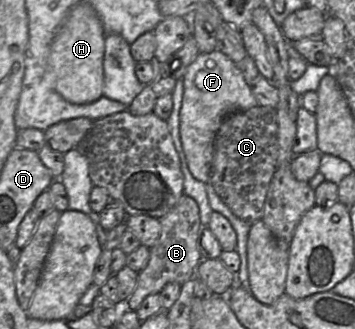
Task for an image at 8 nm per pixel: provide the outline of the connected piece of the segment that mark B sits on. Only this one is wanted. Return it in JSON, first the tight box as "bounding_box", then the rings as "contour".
{"bounding_box":[125,194,202,311],"contour":[[[183,194],[176,205],[158,220],[161,225],[160,236],[155,245],[149,249],[148,262],[138,273],[135,290],[125,303],[126,310],[136,311],[148,295],[159,294],[168,283],[182,285],[195,277],[196,267],[202,261],[197,249],[198,234],[202,226],[199,208],[194,199]]]}

